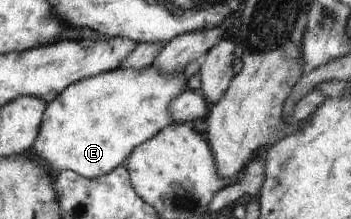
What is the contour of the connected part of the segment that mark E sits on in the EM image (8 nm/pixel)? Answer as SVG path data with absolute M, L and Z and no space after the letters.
M151 66L143 71L118 68L81 79L47 104L32 151L58 173L69 170L85 179L97 179L124 165L135 147L174 124L169 105L187 89L184 73L161 73Z

